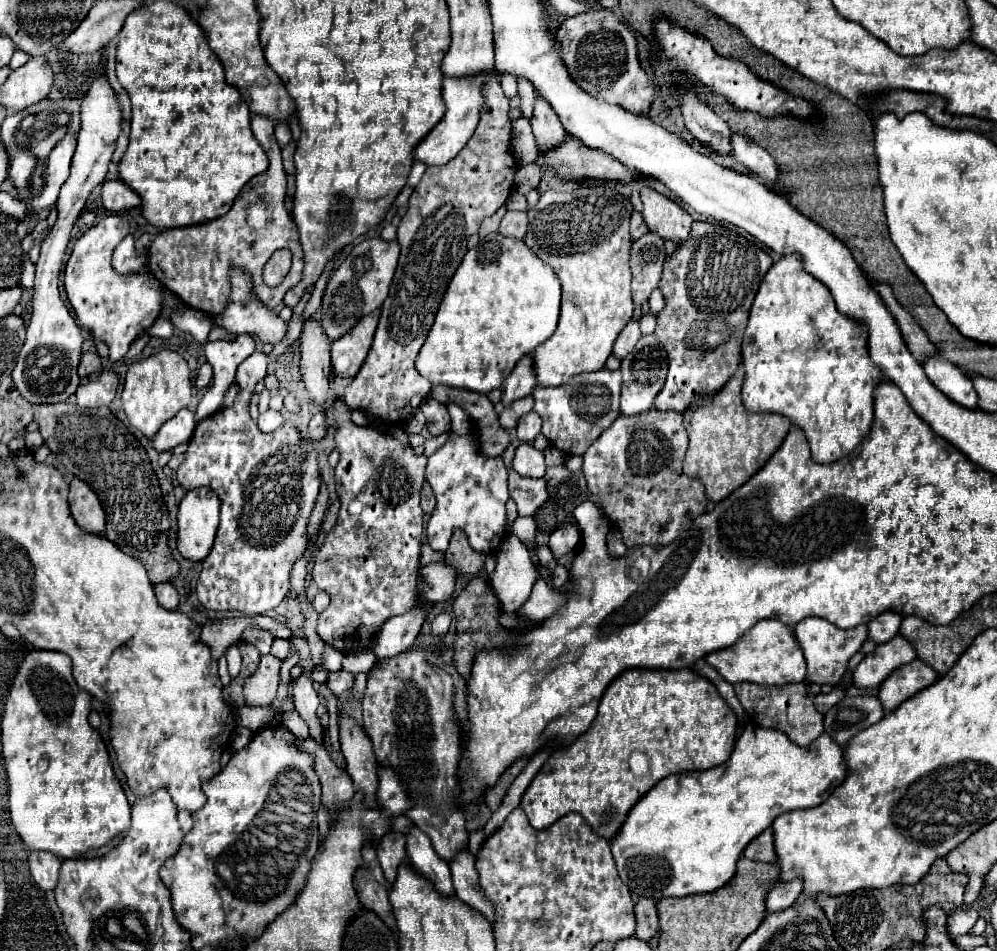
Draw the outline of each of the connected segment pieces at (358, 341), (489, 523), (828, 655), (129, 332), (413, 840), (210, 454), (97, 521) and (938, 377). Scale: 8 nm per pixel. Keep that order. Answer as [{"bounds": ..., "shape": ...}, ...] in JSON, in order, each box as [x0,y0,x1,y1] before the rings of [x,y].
[{"bounds":[332,310,380,378],"shape":[[[380,310],[364,316],[352,332],[332,342],[332,372],[342,378],[354,378],[370,350]]]},{"bounds":[426,434,506,554],"shape":[[[450,434],[448,442],[428,456],[426,464],[426,482],[432,486],[436,496],[436,508],[430,514],[426,526],[428,546],[436,552],[446,552],[452,532],[462,528],[468,536],[470,546],[480,554],[492,554],[506,538],[506,466],[502,458],[492,458],[482,454],[474,434],[458,436]]]},{"bounds":[794,616,868,686],"shape":[[[810,616],[794,626],[794,638],[800,644],[804,658],[806,658],[806,664],[808,664],[806,680],[816,682],[820,686],[826,686],[826,684],[836,686],[840,682],[842,674],[846,672],[846,664],[848,664],[850,656],[856,654],[860,650],[862,642],[868,638],[868,630],[866,630],[866,626],[842,630],[842,628],[836,628],[834,624],[830,624],[828,620],[820,620],[818,616]]]},{"bounds":[64,214,162,362],"shape":[[[112,214],[112,218],[102,218],[98,224],[94,224],[92,228],[88,228],[74,244],[74,250],[70,254],[70,260],[66,262],[66,270],[64,270],[64,290],[68,296],[70,306],[74,308],[78,322],[84,330],[90,332],[94,344],[104,342],[110,348],[110,360],[118,362],[130,348],[130,344],[142,336],[144,332],[148,332],[154,324],[154,320],[160,316],[162,312],[162,296],[160,296],[160,282],[150,274],[118,274],[112,268],[112,252],[114,248],[122,242],[122,238],[130,232],[130,224],[126,216],[120,214]]]},{"bounds":[406,826,454,896],"shape":[[[412,826],[406,834],[406,848],[408,848],[408,856],[412,860],[412,864],[426,876],[434,882],[436,890],[446,894],[446,896],[452,896],[454,894],[454,886],[452,886],[452,880],[450,880],[450,868],[446,864],[446,860],[440,860],[428,840],[428,836]]]},{"bounds":[176,288,320,616],"shape":[[[313,288],[309,290],[293,309],[291,320],[288,323],[288,334],[280,344],[273,348],[272,354],[254,352],[238,366],[236,382],[242,388],[240,396],[230,408],[212,414],[210,418],[202,420],[196,426],[190,438],[186,460],[176,472],[178,482],[186,490],[208,486],[218,494],[222,502],[216,540],[214,540],[210,554],[202,560],[202,572],[200,572],[198,586],[196,586],[198,600],[208,610],[238,610],[250,616],[258,616],[258,614],[266,614],[268,610],[274,610],[282,602],[282,598],[288,594],[290,566],[302,554],[306,546],[306,522],[314,508],[316,494],[320,490],[320,468],[316,464],[318,454],[314,446],[306,438],[302,438],[296,424],[284,422],[272,434],[260,432],[260,428],[248,414],[248,404],[250,404],[256,382],[260,382],[266,376],[268,362],[276,359],[278,354],[282,354],[290,344],[299,339],[303,324],[300,316],[311,297]]]},{"bounds":[68,478,106,534],"shape":[[[74,478],[70,482],[68,502],[70,502],[72,516],[76,524],[80,524],[80,528],[84,528],[86,532],[104,534],[104,522],[106,522],[104,510],[98,496],[88,488],[88,484]]]},{"bounds":[922,358,978,410],"shape":[[[930,358],[922,362],[922,368],[930,382],[952,402],[970,410],[978,408],[978,394],[970,378],[960,368],[954,368],[952,362],[948,362],[946,358]]]}]

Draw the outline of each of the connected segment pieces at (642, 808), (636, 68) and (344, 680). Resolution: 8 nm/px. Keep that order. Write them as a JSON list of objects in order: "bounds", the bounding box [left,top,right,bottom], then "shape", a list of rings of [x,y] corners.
[{"bounds":[610,726,846,900],"shape":[[[748,726],[738,738],[730,758],[708,770],[676,772],[660,780],[648,790],[628,812],[620,832],[612,836],[610,848],[616,860],[620,880],[636,896],[648,896],[660,900],[664,896],[688,896],[704,894],[724,886],[736,872],[736,862],[746,844],[762,834],[774,818],[784,812],[798,808],[814,808],[830,796],[830,788],[840,784],[846,776],[846,766],[842,760],[842,748],[822,734],[808,748],[802,748],[788,740],[782,732],[774,728]]]},{"bounds":[556,10,656,118],"shape":[[[600,10],[566,18],[556,32],[556,42],[568,74],[584,92],[598,100],[618,104],[636,116],[648,118],[656,86],[638,60],[638,40],[634,32],[614,12]]]},{"bounds":[326,672,354,696],"shape":[[[330,672],[328,674],[328,680],[326,680],[326,688],[334,694],[334,696],[340,696],[344,694],[354,682],[354,674],[348,674],[348,672]]]}]

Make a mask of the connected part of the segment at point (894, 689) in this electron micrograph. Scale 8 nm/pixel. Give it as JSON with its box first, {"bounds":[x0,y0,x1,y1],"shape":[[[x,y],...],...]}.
{"bounds":[878,660,938,712],"shape":[[[912,660],[894,670],[878,688],[878,698],[886,712],[892,712],[916,692],[928,688],[938,680],[938,674],[922,660]]]}

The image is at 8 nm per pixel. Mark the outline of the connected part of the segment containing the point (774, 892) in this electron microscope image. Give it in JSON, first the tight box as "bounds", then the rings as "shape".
{"bounds":[766,880,802,914],"shape":[[[792,880],[788,884],[774,886],[766,896],[766,912],[774,914],[792,906],[802,892],[802,880]]]}

